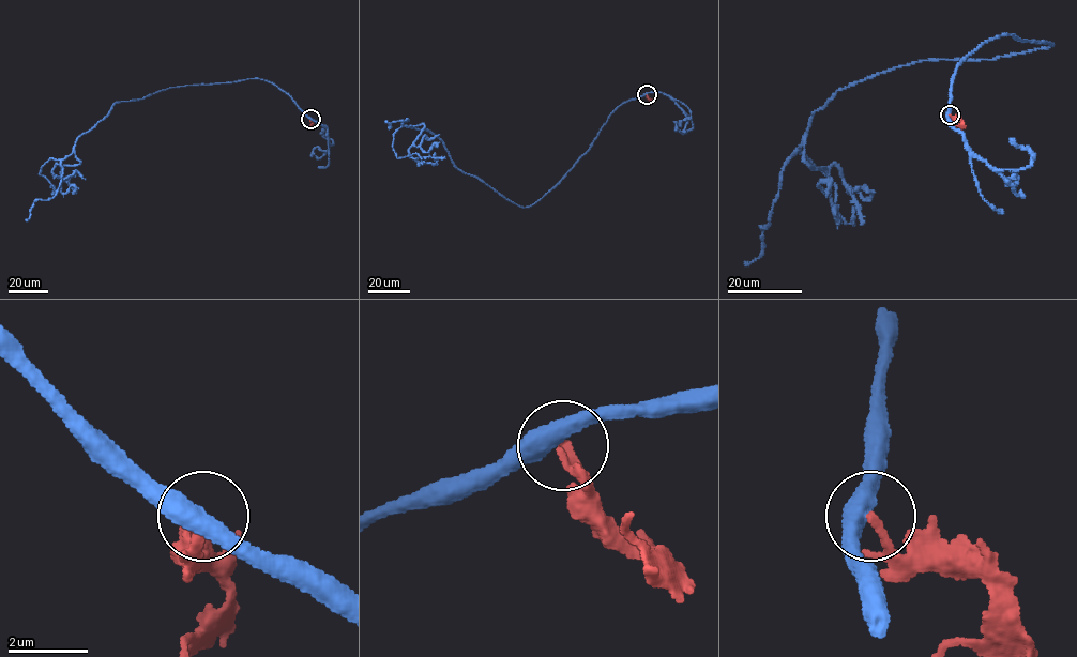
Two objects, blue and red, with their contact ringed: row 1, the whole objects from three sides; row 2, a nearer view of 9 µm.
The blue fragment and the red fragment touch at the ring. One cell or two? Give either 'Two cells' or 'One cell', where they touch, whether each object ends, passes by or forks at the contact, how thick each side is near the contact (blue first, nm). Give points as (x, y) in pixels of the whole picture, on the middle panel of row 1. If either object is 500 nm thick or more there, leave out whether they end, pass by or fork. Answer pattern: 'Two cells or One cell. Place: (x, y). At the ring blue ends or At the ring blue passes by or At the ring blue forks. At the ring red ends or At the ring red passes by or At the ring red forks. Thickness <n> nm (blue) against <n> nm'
Two cells. Place: (647, 94). At the ring blue passes by. At the ring red ends. Thickness 480 nm (blue) against 220 nm

